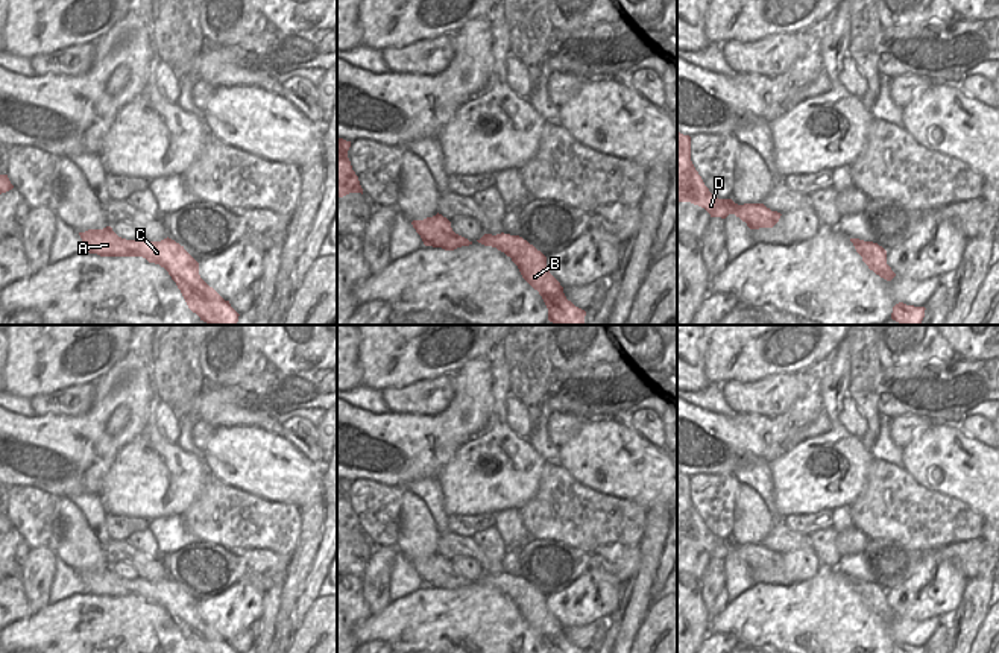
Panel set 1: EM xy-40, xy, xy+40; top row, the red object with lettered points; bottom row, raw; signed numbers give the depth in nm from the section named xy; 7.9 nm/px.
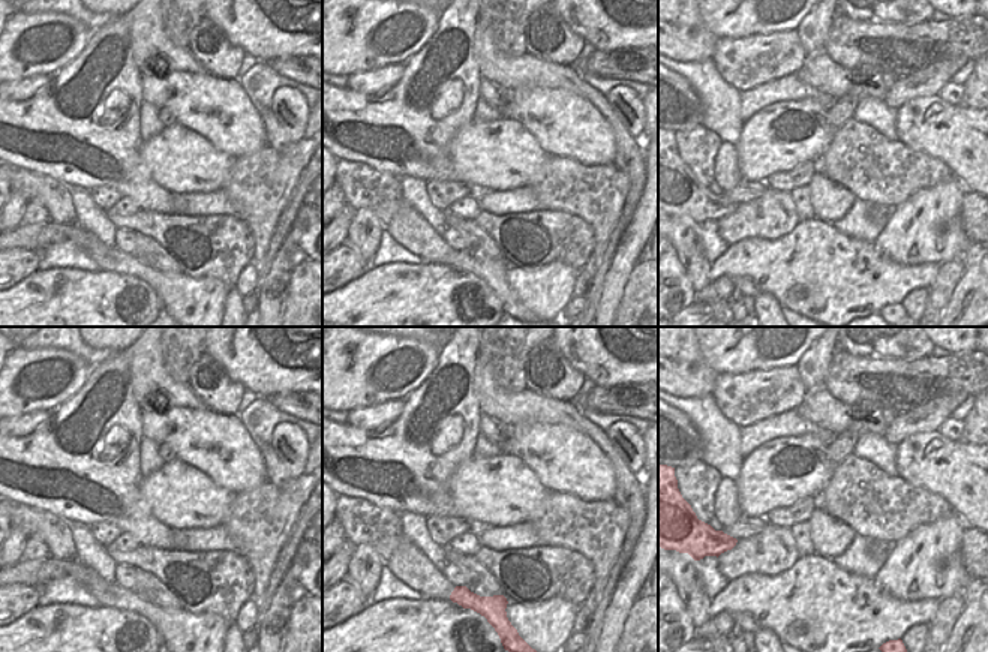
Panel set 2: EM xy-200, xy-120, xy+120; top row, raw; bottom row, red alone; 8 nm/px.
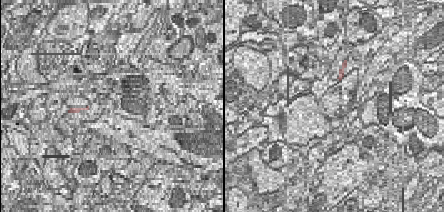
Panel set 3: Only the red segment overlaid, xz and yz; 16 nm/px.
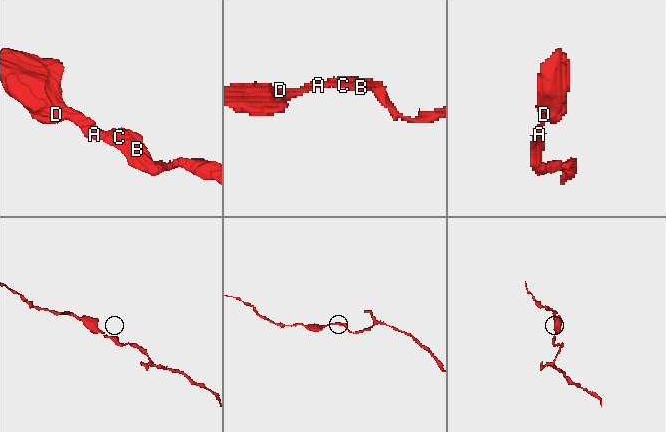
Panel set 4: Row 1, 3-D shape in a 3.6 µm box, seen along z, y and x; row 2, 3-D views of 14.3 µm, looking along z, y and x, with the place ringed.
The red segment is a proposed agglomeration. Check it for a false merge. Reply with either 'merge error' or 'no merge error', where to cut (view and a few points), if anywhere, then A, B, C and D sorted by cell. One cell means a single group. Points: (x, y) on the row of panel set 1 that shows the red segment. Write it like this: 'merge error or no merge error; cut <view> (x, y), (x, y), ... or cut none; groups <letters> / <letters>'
no merge error; cut none; groups A B C D

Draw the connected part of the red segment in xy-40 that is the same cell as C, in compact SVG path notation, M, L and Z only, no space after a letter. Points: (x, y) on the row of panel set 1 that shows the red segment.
M111 226L79 232L87 251L100 257L143 257L164 267L181 290L188 308L210 325L237 325L238 313L199 275L199 263L172 238L126 240Z

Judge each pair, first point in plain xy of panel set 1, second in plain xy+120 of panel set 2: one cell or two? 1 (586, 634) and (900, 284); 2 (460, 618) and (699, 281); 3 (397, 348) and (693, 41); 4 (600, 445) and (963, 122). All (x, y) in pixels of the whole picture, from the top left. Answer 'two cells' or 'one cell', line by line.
1: one cell
2: two cells
3: two cells
4: one cell

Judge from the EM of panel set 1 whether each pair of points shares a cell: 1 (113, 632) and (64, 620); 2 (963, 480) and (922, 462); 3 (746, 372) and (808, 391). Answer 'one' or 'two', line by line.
1: one
2: one
3: two

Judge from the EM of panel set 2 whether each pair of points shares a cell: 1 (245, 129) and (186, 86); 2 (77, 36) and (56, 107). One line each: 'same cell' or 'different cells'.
1: same cell
2: different cells

